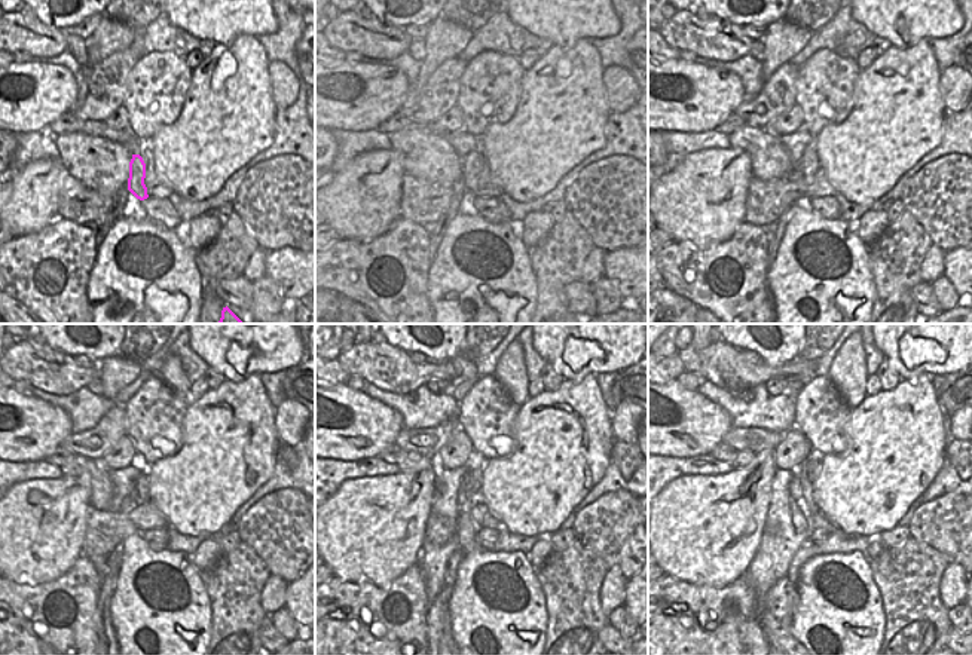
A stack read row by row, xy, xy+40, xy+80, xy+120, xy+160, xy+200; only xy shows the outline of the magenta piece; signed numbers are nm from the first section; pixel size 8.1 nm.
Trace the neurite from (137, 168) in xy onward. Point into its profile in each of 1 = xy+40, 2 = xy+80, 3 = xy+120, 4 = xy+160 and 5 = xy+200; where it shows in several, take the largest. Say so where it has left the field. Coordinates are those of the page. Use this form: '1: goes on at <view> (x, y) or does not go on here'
1: goes on at xy+40 (473, 164)
2: goes on at xy+80 (809, 162)
3: goes on at xy+120 (141, 489)
4: goes on at xy+160 (473, 481)
5: goes on at xy+200 (813, 459)

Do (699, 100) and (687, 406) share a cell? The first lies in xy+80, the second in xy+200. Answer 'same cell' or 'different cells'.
same cell

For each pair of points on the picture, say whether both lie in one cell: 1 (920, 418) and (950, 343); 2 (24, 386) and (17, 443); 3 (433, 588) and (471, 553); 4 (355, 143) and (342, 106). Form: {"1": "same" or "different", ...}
{"1": "different", "2": "different", "3": "different", "4": "different"}

